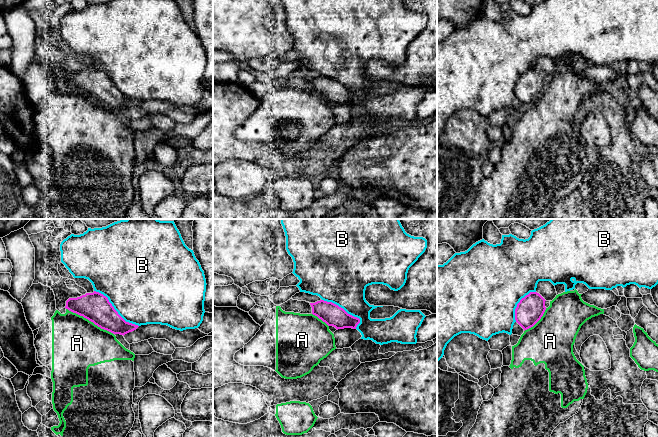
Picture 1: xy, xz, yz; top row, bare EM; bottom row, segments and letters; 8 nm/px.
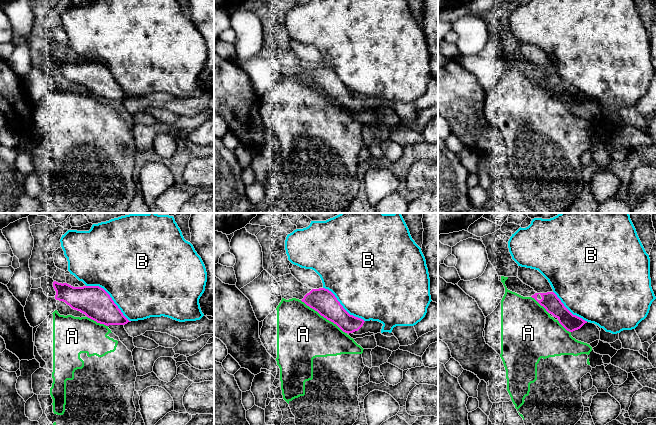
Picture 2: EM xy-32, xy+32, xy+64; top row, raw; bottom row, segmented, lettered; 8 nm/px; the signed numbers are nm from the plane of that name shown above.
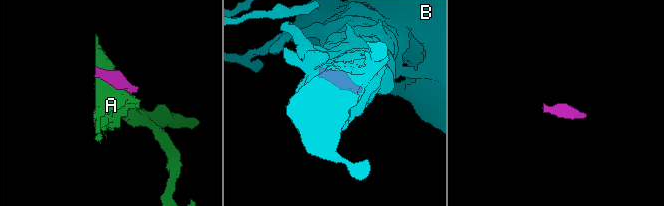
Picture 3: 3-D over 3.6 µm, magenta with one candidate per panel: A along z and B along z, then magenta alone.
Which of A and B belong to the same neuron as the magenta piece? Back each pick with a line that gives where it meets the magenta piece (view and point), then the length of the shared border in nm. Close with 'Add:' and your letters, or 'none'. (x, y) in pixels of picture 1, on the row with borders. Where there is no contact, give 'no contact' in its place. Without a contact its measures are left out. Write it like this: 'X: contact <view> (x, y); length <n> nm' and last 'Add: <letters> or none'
Add: none

